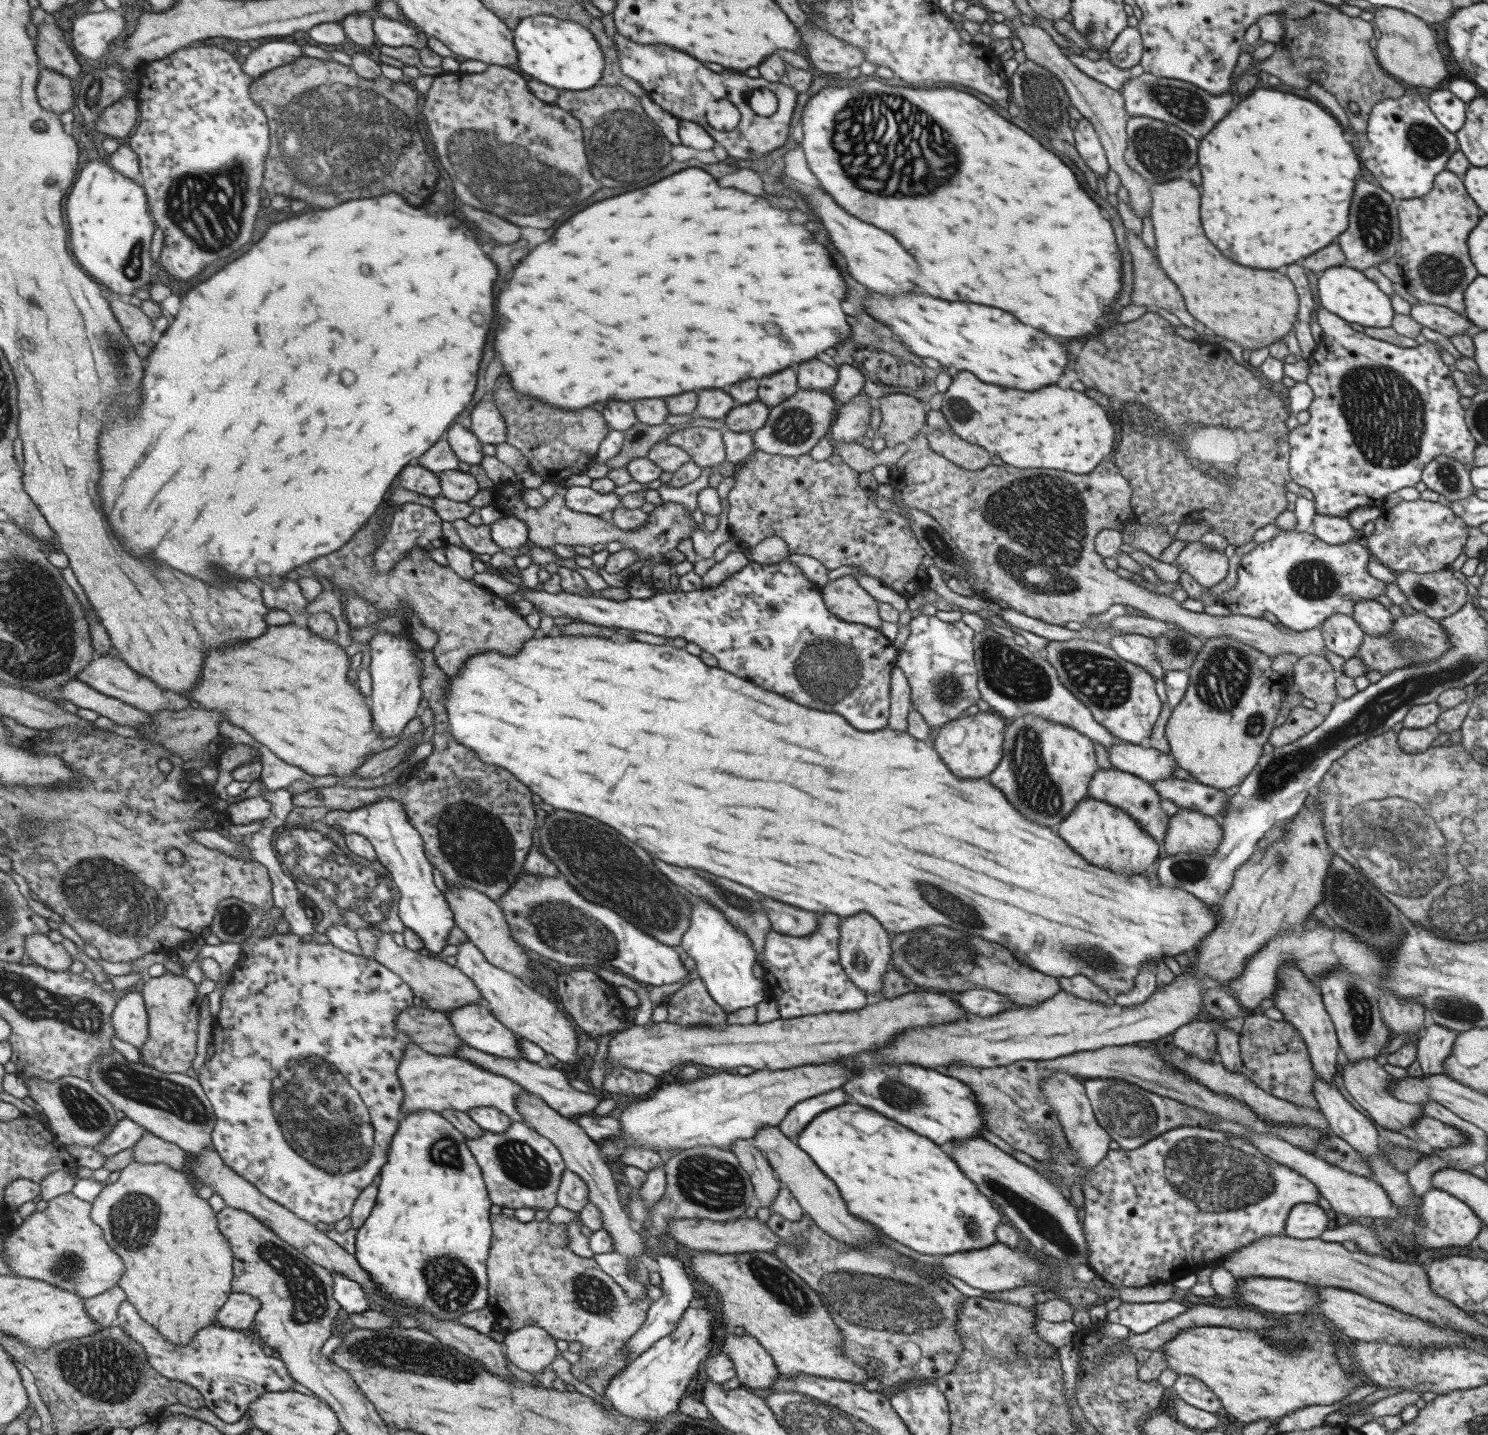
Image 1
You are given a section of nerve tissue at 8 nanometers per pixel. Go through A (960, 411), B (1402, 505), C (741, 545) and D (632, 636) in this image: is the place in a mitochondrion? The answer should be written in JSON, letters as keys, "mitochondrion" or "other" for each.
{"A":"mitochondrion","B":"other","C":"other","D":"other"}

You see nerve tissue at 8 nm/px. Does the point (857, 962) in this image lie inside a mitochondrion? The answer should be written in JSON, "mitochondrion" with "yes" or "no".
{"mitochondrion":"no"}

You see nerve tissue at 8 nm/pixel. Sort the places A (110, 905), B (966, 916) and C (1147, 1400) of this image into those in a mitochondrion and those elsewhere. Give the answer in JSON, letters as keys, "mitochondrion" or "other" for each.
{"A":"mitochondrion","B":"mitochondrion","C":"other"}

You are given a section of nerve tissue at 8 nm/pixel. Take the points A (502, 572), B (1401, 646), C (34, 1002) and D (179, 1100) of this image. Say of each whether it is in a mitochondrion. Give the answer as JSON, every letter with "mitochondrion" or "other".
{"A":"other","B":"mitochondrion","C":"mitochondrion","D":"mitochondrion"}

